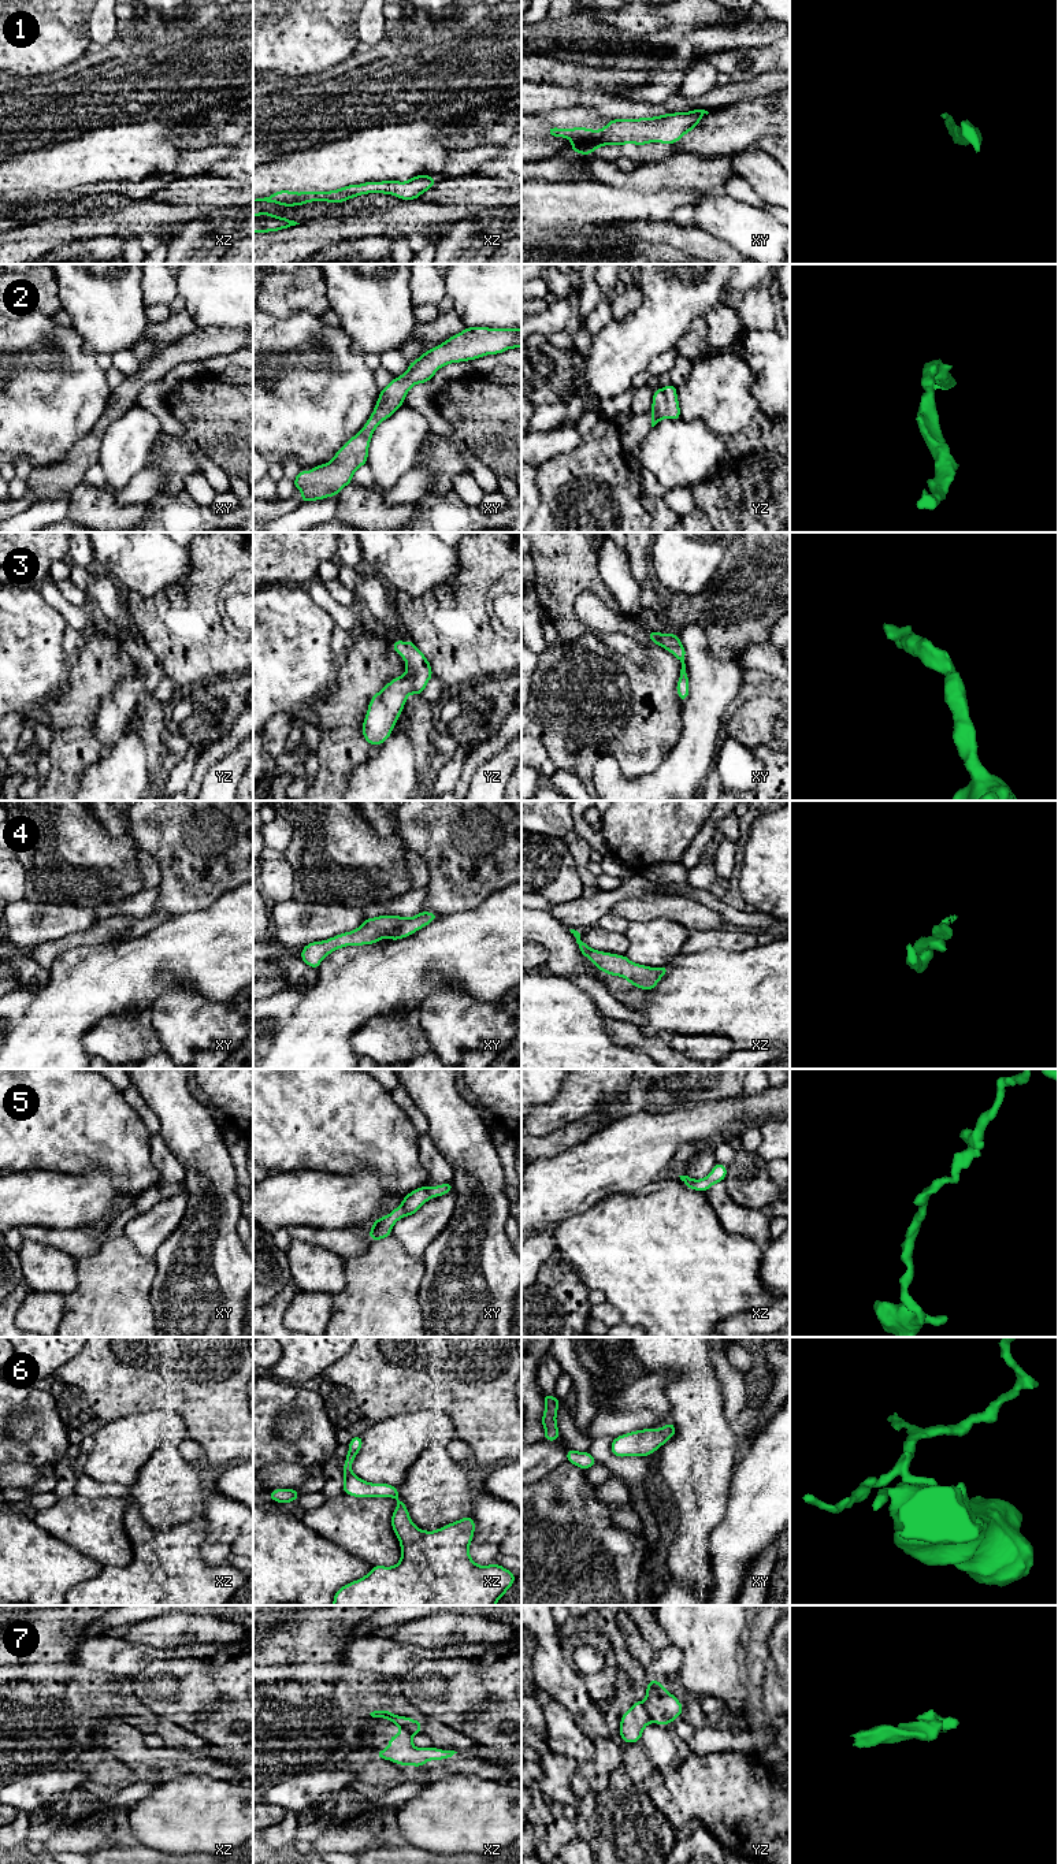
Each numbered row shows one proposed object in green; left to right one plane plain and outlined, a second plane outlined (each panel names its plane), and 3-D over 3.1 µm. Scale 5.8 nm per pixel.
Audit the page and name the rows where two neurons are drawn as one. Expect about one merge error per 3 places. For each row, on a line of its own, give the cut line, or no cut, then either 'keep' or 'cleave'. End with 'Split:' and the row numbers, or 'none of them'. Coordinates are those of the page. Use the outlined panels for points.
1: cut none; keep
2: cut none; keep
3: cut none; keep
4: cut none; keep
5: cut none; keep
6: cut none; keep
7: cut yz (641, 1701), (653, 1720); cleave
Split: 7

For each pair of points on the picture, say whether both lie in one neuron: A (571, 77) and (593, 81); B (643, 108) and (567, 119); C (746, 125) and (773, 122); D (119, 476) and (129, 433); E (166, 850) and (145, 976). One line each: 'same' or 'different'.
A: same
B: different
C: same
D: same
E: different

